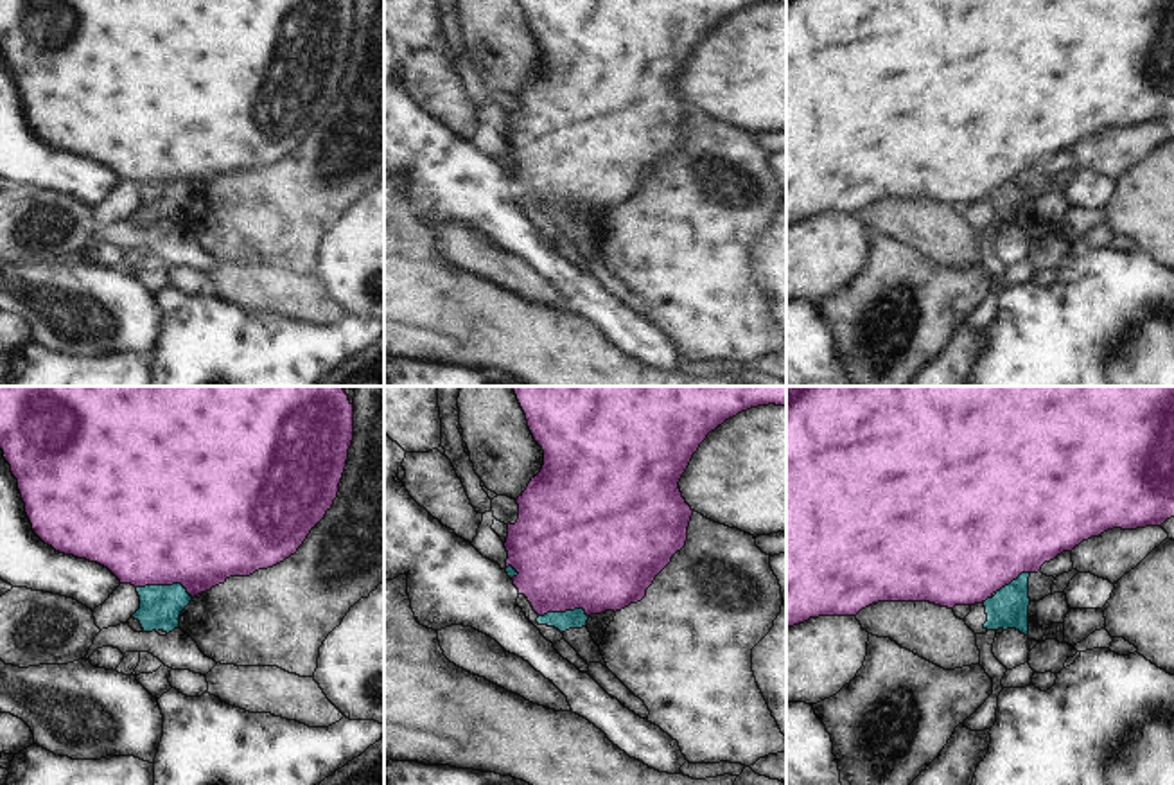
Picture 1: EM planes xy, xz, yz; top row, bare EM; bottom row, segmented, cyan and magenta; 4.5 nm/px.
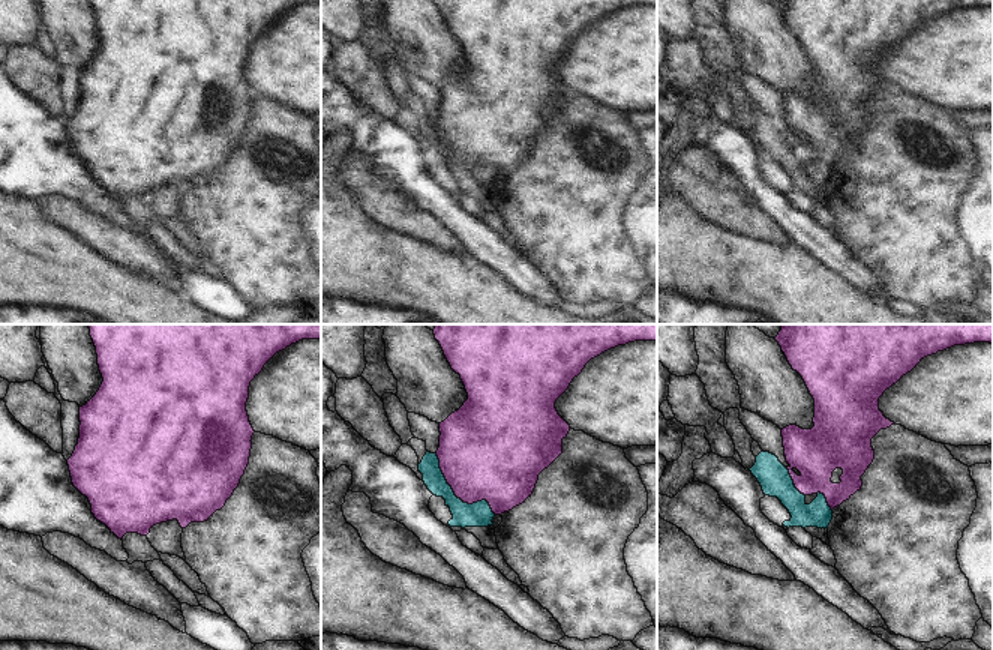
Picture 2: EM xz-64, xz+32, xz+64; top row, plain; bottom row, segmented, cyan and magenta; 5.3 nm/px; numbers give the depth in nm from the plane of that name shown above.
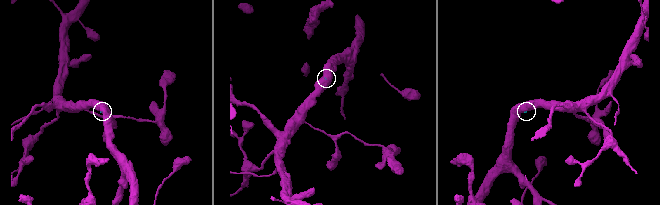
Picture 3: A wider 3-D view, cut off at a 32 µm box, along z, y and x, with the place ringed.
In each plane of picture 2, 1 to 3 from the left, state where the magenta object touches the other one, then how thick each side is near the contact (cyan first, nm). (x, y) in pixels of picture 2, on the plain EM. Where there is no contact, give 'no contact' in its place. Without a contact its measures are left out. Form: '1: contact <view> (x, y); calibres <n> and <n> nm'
1: no contact
2: contact xz+32 (455, 159); calibres 130 and 440 nm
3: contact xz+64 (792, 146); calibres 170 and 260 nm

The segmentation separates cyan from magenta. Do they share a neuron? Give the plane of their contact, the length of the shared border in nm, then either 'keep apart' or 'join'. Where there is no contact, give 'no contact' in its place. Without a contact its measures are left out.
xy | 260 nm | keep apart

